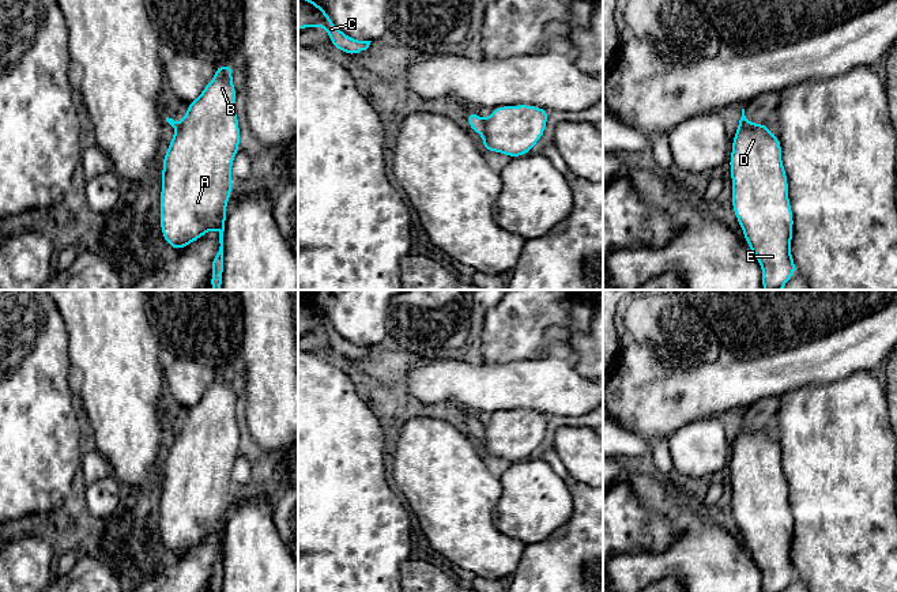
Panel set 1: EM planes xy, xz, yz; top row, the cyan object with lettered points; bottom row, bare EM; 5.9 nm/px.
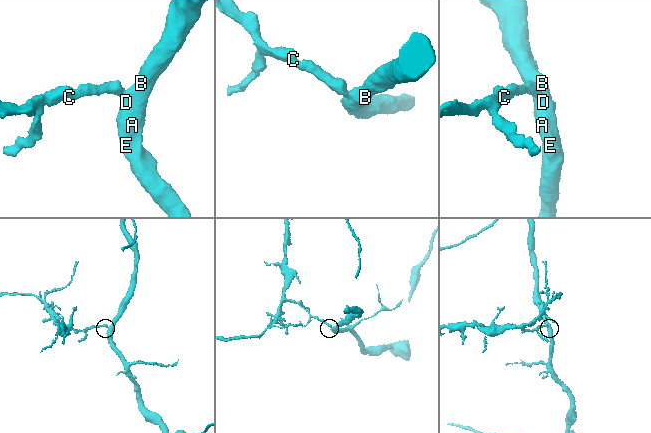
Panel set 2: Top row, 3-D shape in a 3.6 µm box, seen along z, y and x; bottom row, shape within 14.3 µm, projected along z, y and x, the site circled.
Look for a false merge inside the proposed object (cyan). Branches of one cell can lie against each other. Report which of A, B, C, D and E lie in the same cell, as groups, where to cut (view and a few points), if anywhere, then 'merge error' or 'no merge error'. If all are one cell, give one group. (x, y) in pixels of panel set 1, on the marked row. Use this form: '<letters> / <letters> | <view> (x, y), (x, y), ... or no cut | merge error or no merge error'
A B D E / C | xz (485, 121), (485, 132), (482, 135) | merge error

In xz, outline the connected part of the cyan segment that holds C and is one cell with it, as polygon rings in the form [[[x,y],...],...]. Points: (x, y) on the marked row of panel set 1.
[[[298,0],[298,30],[306,27],[324,27],[329,34],[332,46],[353,56],[366,50],[372,41],[358,41],[339,30],[329,15],[313,0]]]

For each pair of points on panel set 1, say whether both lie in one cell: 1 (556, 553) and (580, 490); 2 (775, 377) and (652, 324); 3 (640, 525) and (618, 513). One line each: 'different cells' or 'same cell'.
1: same cell
2: different cells
3: same cell

